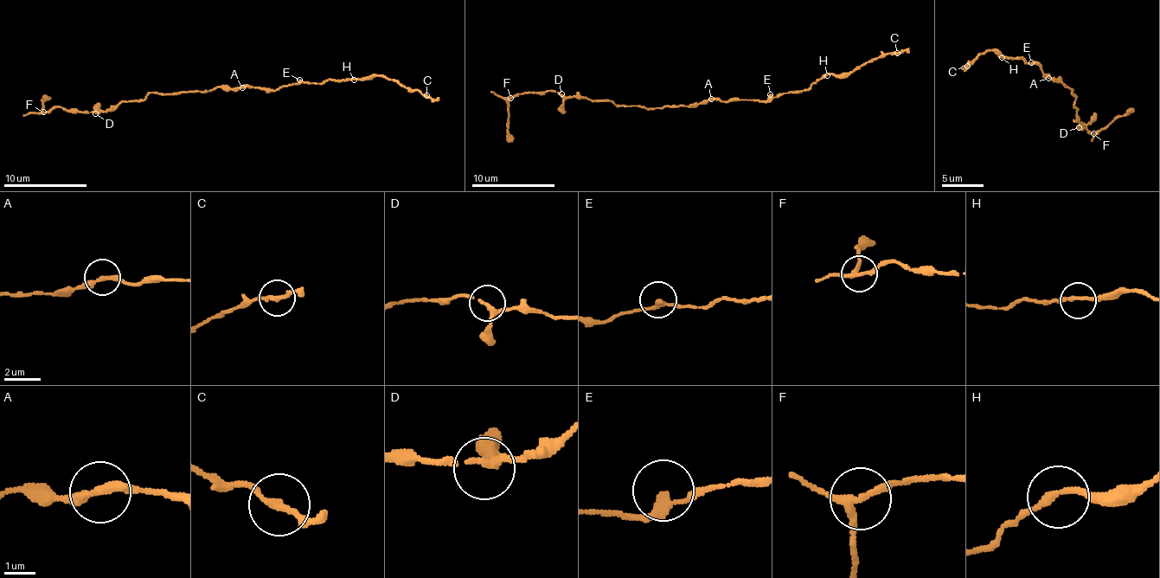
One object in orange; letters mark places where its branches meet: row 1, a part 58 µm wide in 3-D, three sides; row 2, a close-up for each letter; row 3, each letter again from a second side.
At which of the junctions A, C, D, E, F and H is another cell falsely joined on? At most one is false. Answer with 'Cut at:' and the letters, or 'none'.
Cut at: none

